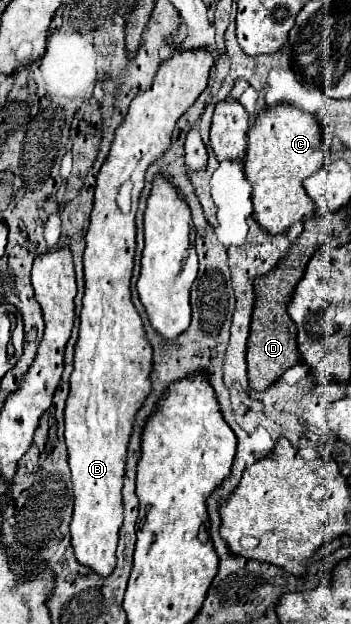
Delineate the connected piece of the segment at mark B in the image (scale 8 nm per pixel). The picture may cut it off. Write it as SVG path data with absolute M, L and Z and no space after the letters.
M205 48L175 50L169 60L163 60L149 90L137 94L129 106L123 124L115 130L115 138L105 164L99 170L95 186L95 206L91 212L91 226L87 232L87 248L83 254L85 266L85 296L81 310L79 340L75 346L75 368L71 374L71 392L65 408L65 438L69 450L69 466L73 480L75 508L69 524L71 548L75 560L101 578L107 578L115 568L115 548L119 538L119 528L123 522L123 476L127 462L127 446L133 432L133 422L147 396L151 394L151 370L153 370L153 350L145 338L145 328L141 316L131 300L129 280L135 256L135 212L139 204L141 190L145 186L145 170L149 164L163 156L171 146L171 132L179 116L199 98L207 88L209 70L213 66L213 54Z

